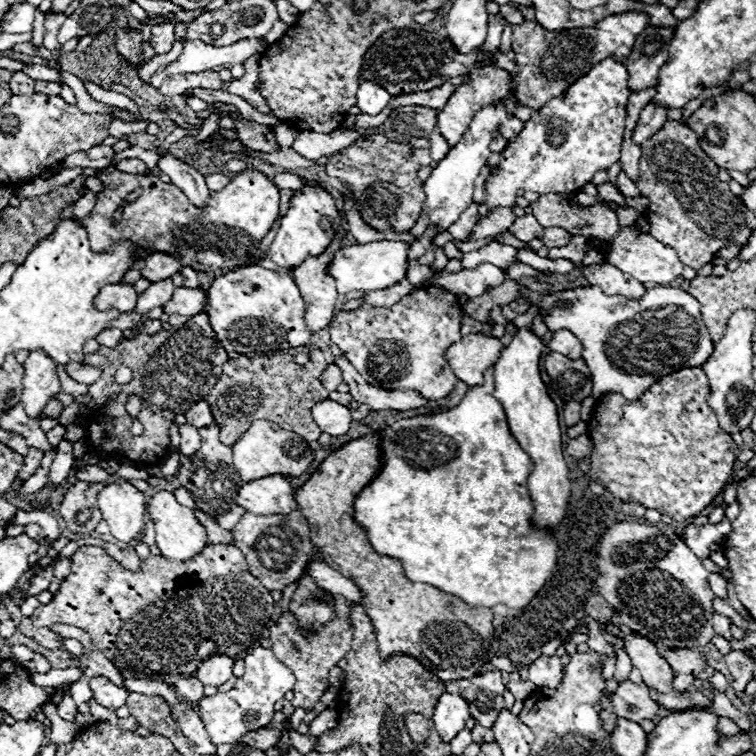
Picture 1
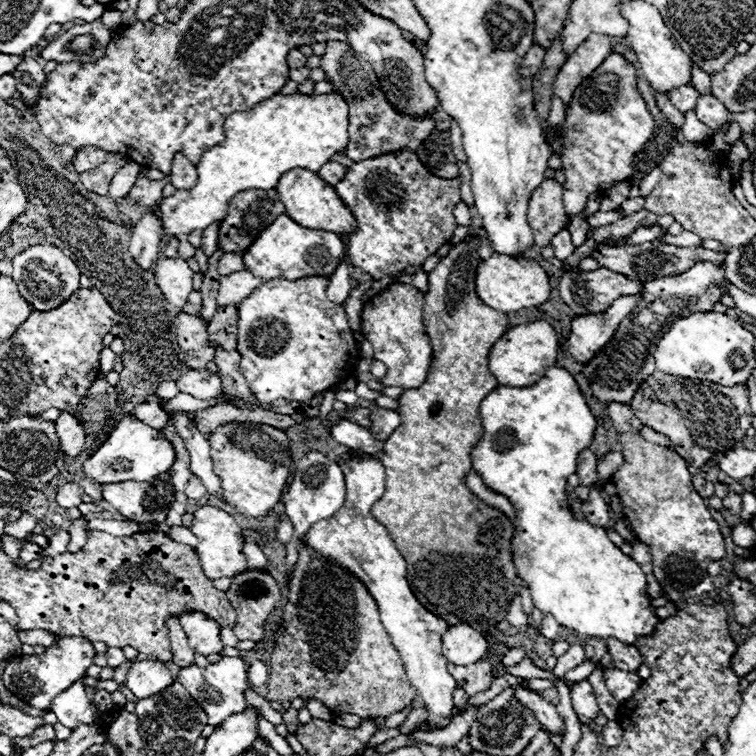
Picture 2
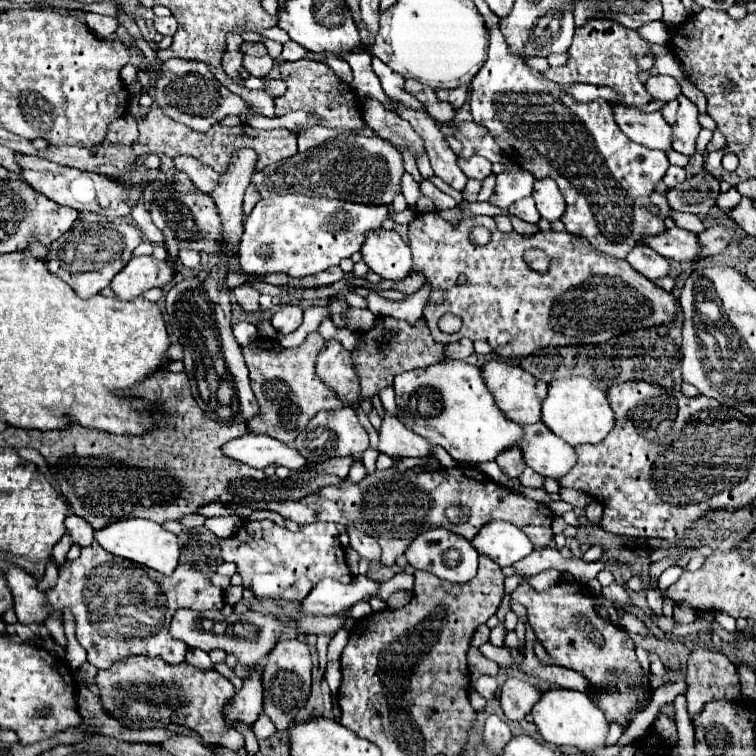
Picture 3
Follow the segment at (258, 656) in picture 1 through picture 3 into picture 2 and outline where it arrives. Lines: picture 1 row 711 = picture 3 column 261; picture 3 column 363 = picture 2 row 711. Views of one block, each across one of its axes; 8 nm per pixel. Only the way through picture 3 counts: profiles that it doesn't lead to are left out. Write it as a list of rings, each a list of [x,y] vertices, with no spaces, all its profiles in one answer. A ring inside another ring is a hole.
[[[224,656],[220,662],[208,664],[206,668],[200,666],[182,668],[176,680],[182,682],[182,686],[186,686],[190,696],[202,706],[202,710],[206,710],[210,726],[218,726],[226,716],[240,714],[248,708],[248,702],[244,698],[244,690],[248,688],[248,676],[246,676],[246,664],[240,658]]]

